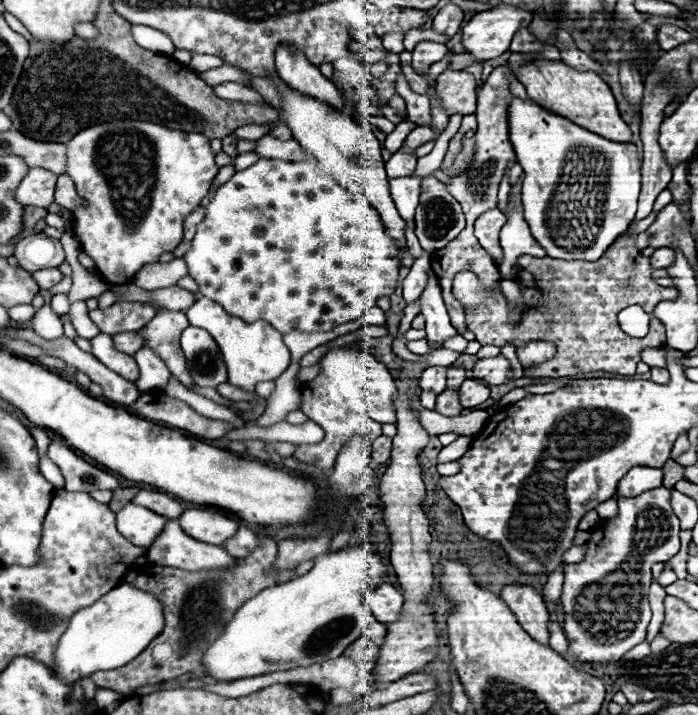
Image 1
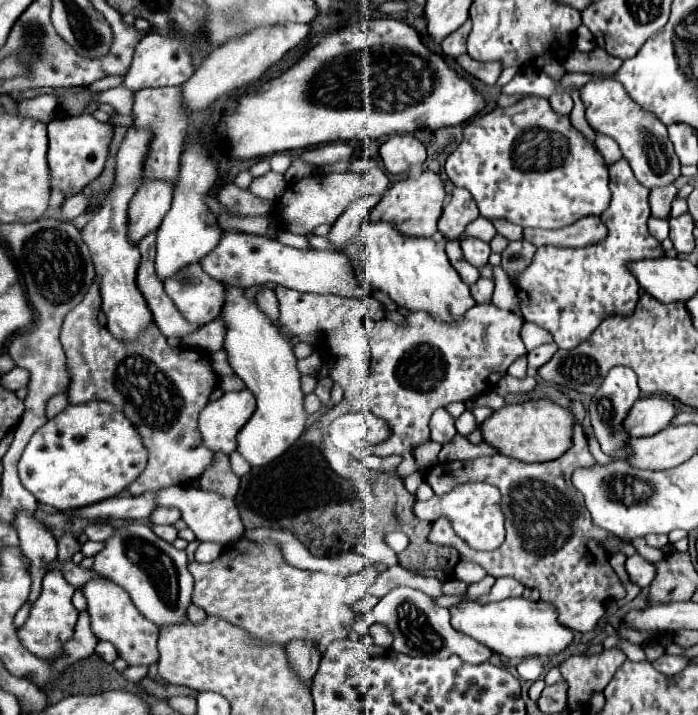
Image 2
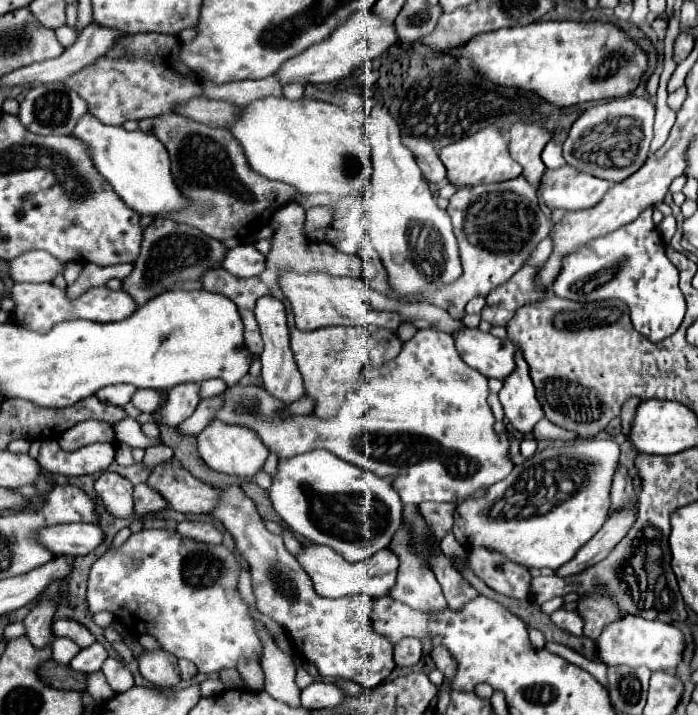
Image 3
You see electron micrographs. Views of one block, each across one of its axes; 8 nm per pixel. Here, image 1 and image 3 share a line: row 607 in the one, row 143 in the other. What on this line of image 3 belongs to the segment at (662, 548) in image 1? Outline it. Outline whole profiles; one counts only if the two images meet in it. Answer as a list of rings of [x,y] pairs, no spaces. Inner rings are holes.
[[[634,94],[592,106],[572,124],[564,142],[564,160],[570,166],[608,182],[622,182],[646,162],[648,146],[652,140],[652,124],[654,104]]]

